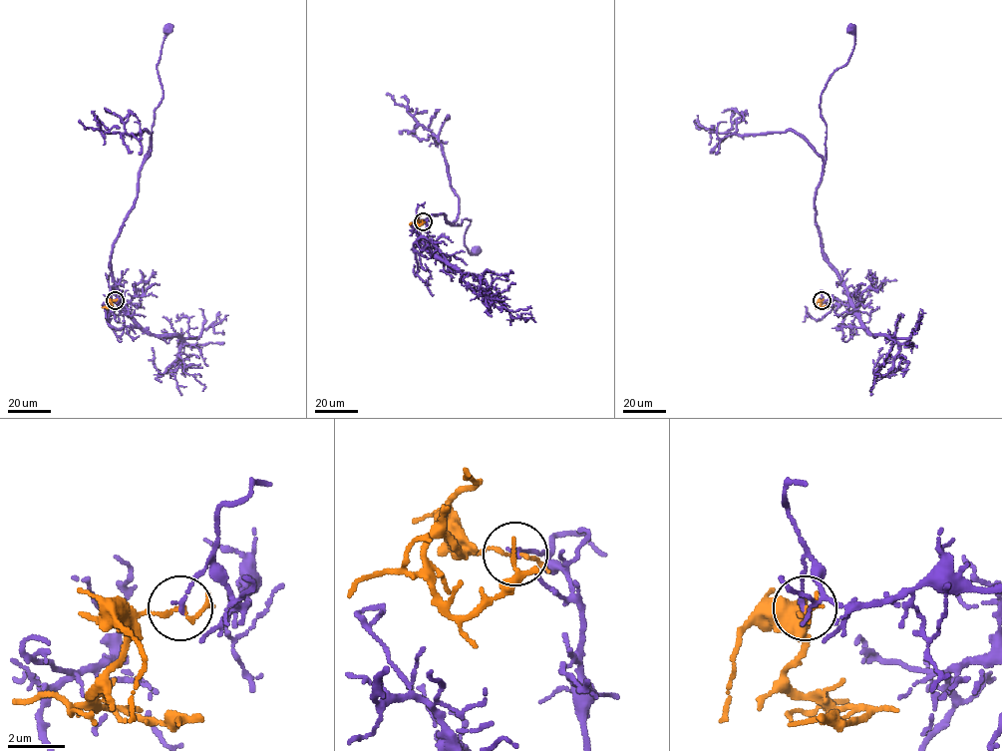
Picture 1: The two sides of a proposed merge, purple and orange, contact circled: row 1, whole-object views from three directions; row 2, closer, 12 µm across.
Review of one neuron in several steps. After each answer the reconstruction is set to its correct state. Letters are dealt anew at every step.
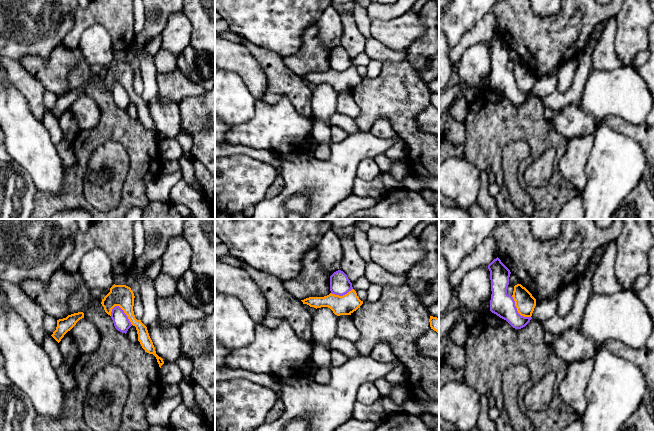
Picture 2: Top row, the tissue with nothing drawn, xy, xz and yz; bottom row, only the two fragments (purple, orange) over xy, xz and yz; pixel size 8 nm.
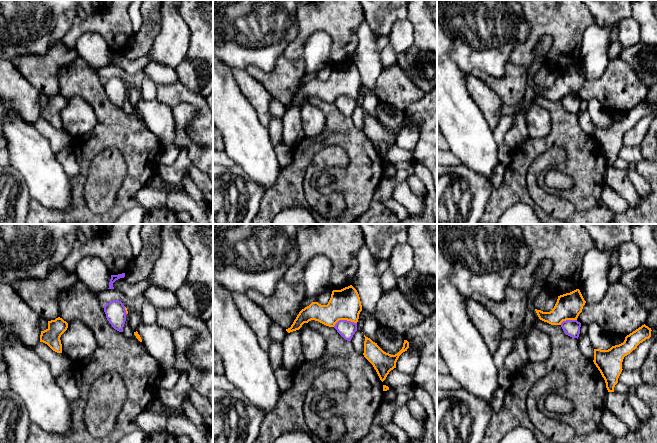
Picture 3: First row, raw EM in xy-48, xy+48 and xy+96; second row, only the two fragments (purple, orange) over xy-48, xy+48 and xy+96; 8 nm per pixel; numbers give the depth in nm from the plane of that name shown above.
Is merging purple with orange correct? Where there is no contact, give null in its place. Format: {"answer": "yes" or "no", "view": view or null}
{"answer": "no", "view": "xy"}

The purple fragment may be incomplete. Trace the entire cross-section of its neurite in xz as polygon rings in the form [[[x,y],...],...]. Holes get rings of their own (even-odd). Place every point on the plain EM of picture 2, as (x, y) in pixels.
[[[338,46],[330,52],[330,67],[332,70],[343,72],[353,65],[347,51]]]

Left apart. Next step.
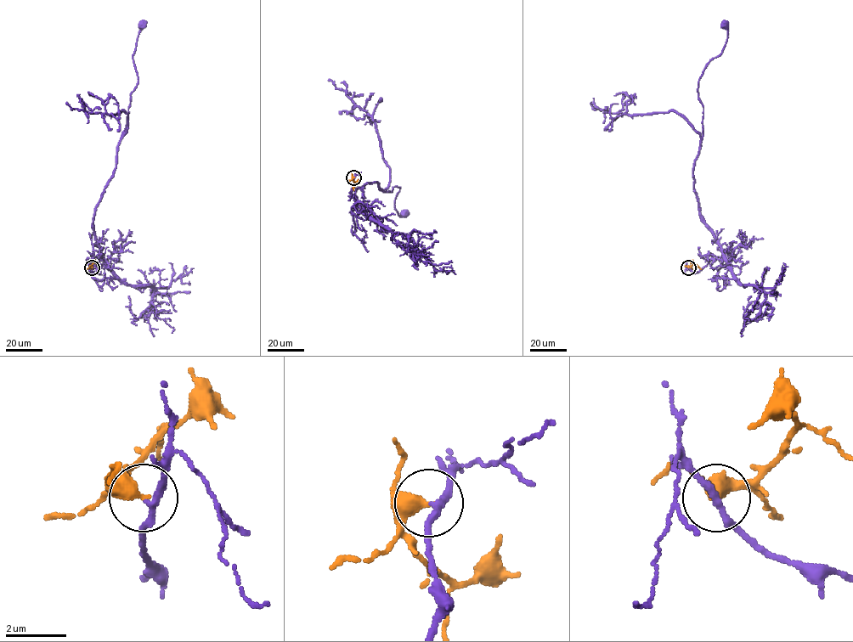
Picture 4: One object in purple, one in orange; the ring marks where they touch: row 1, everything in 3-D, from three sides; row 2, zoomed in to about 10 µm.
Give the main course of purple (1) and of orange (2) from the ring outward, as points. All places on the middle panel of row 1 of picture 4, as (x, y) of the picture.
1: (353, 177), (350, 197), (362, 212), (355, 192), (376, 183), (383, 191), (400, 188), (394, 206), (405, 213)
2: (353, 177), (353, 190)

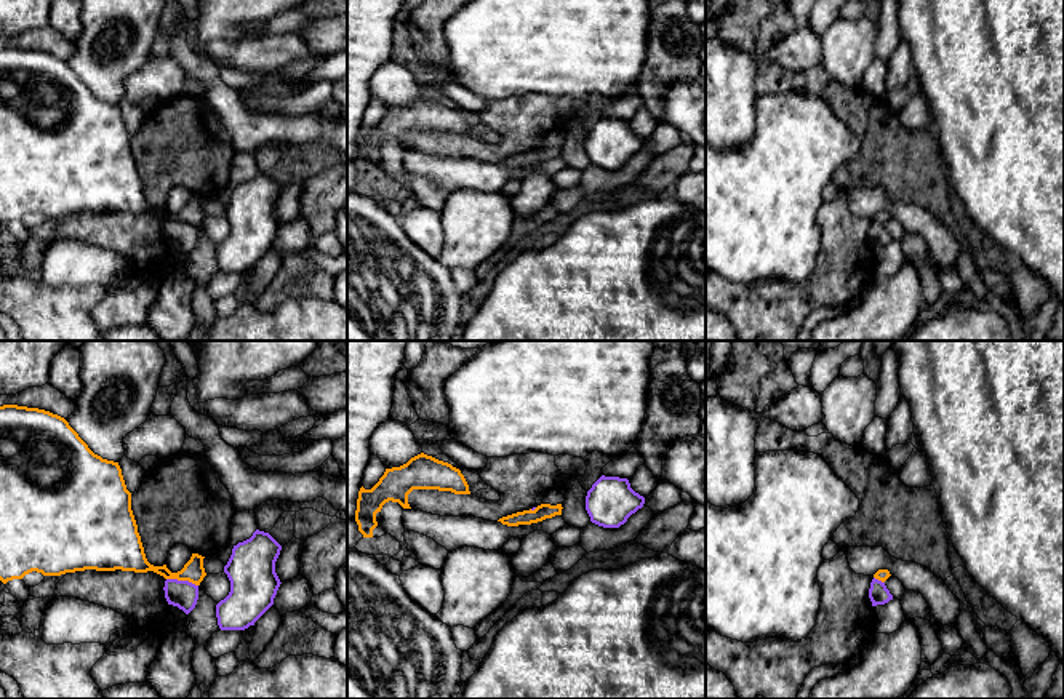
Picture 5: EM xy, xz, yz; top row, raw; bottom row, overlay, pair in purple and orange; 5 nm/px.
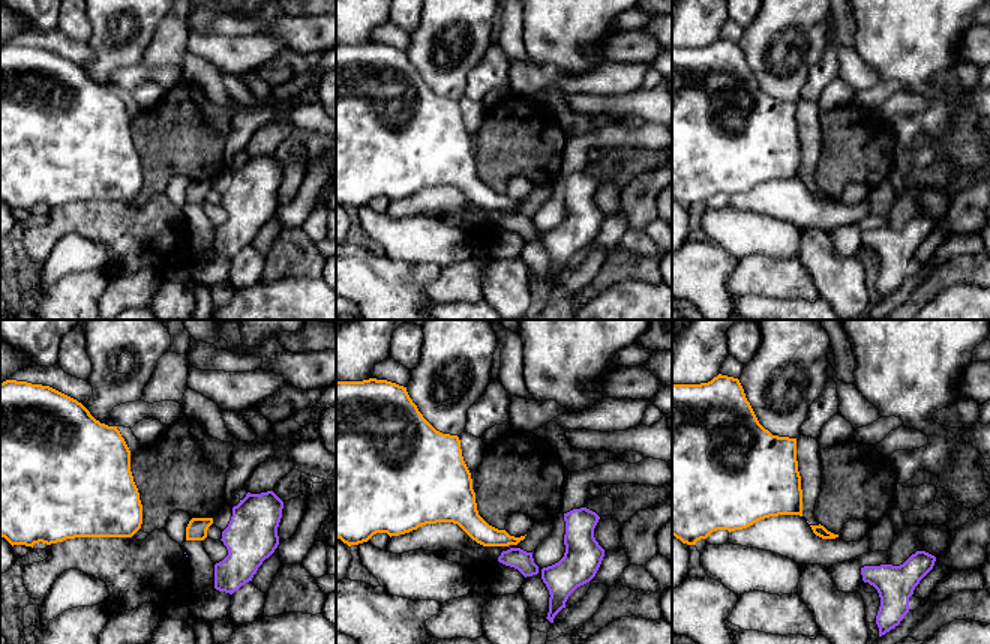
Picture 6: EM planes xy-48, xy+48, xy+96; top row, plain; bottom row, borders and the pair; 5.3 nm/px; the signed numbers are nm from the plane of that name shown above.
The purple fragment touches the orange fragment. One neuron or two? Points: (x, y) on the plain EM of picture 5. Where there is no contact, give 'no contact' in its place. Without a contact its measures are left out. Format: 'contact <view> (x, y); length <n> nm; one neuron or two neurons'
contact xy (183, 223); length 170 nm; two neurons

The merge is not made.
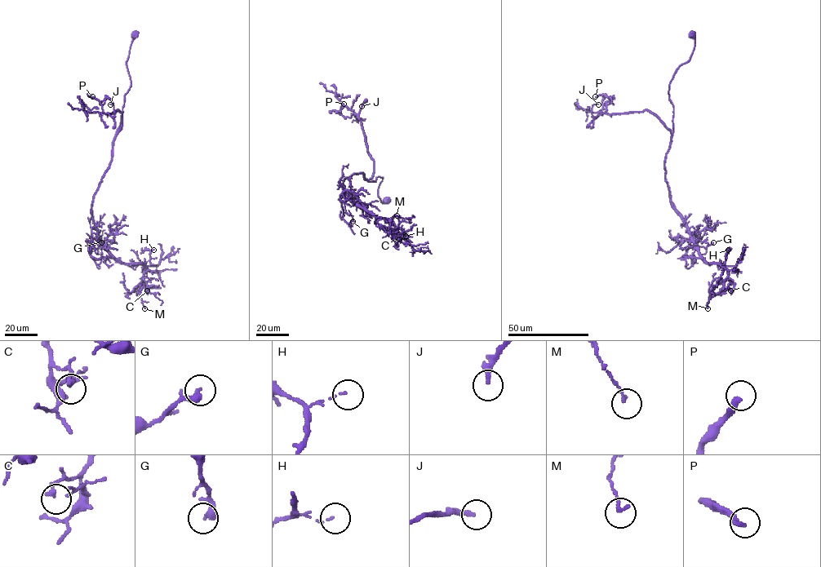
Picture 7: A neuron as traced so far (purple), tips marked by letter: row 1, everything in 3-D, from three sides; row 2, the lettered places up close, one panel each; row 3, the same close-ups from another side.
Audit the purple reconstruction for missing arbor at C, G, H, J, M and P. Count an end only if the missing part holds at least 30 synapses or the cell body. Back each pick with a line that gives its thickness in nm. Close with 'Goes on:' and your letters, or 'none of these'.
P: 240 nm
Goes on: P

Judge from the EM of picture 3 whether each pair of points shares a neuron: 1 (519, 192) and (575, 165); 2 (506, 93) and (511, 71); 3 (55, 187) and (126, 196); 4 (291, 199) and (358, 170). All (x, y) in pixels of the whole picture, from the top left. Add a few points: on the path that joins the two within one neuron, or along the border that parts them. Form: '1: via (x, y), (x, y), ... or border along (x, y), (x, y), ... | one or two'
1: via (519, 169), (539, 145), (562, 142) | one
2: via (509, 88), (511, 86), (511, 76) | one
3: border along (69, 177), (71, 209), (66, 212) | two
4: via (295, 172), (300, 161), (320, 141), (345, 143) | one

